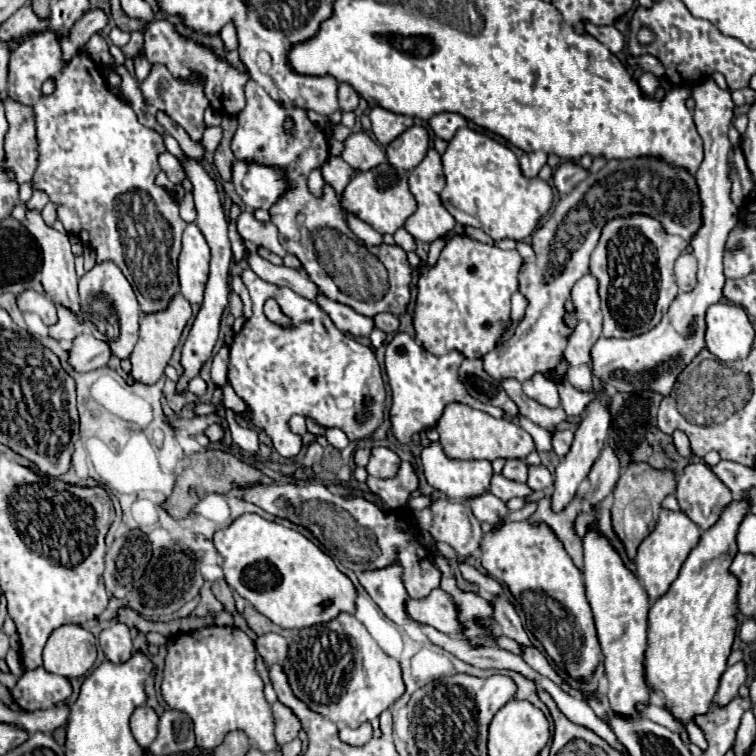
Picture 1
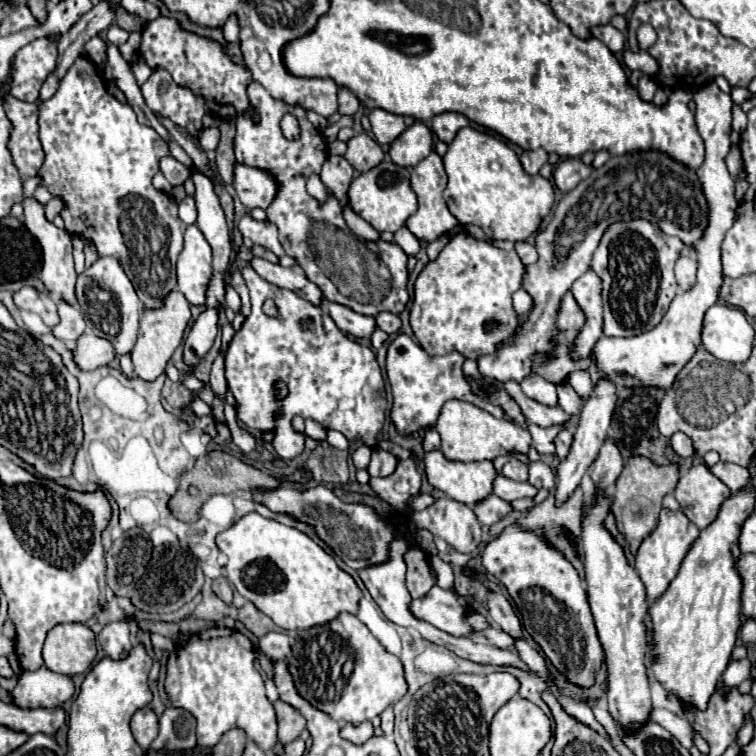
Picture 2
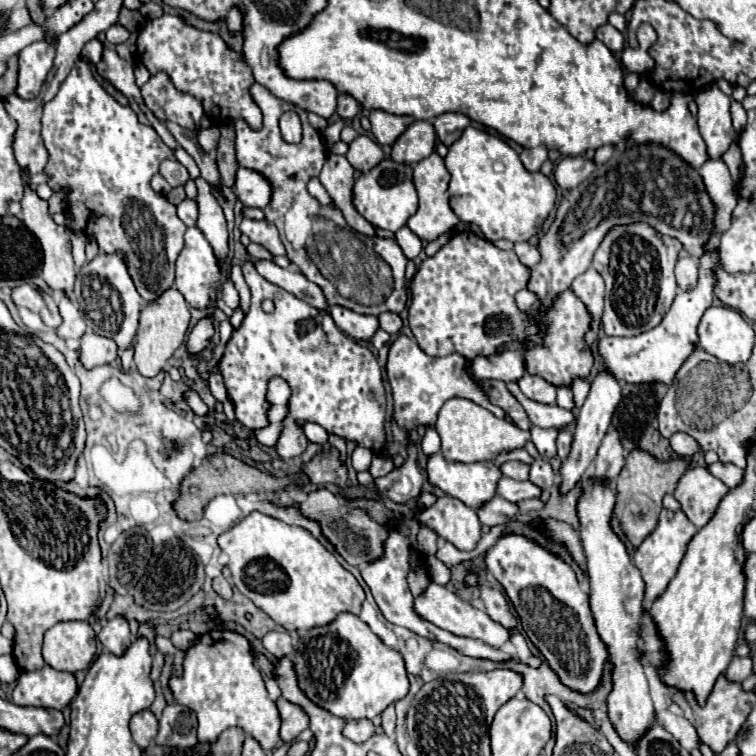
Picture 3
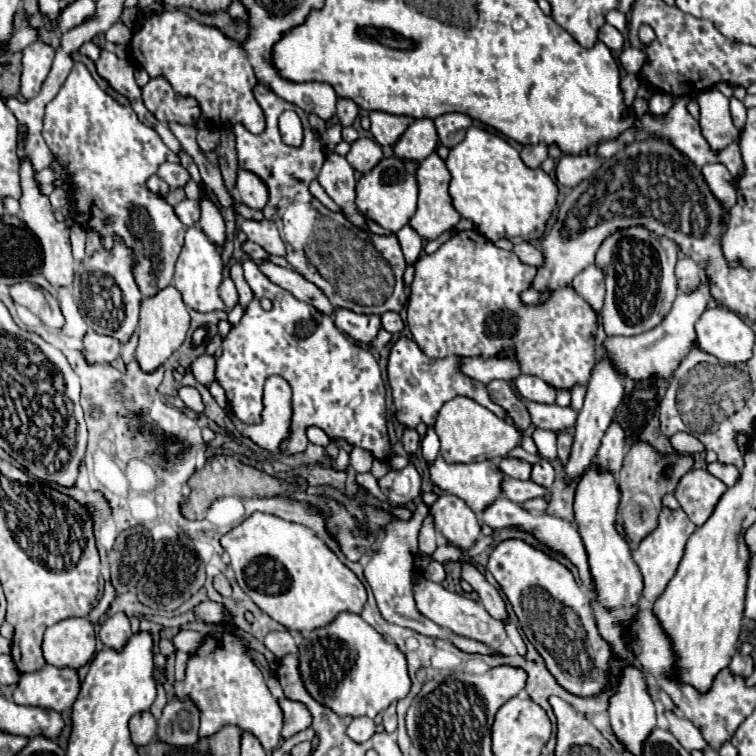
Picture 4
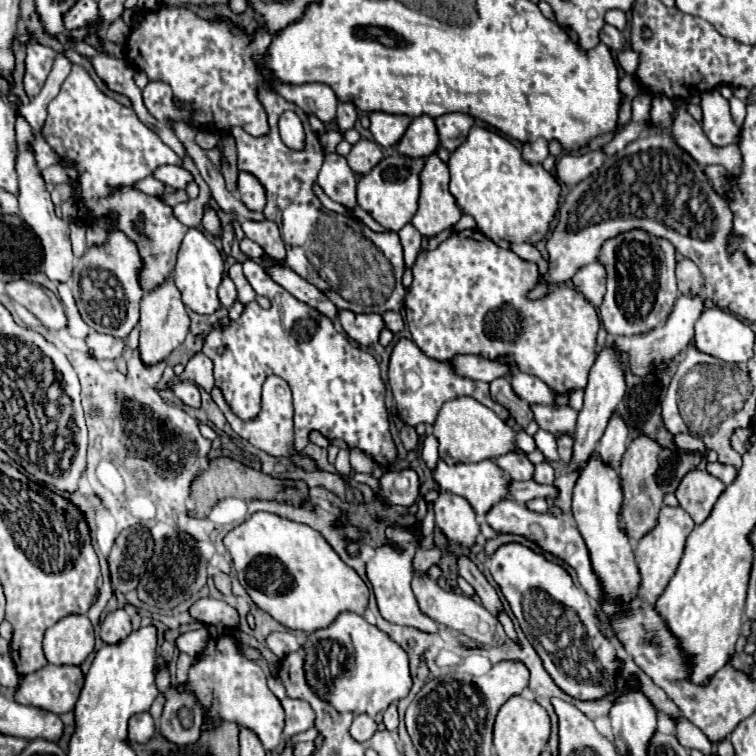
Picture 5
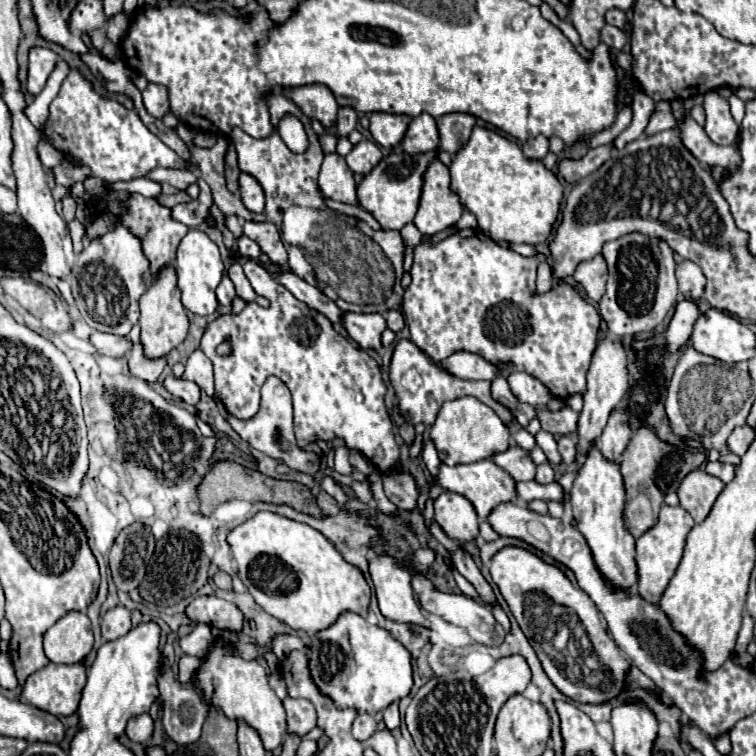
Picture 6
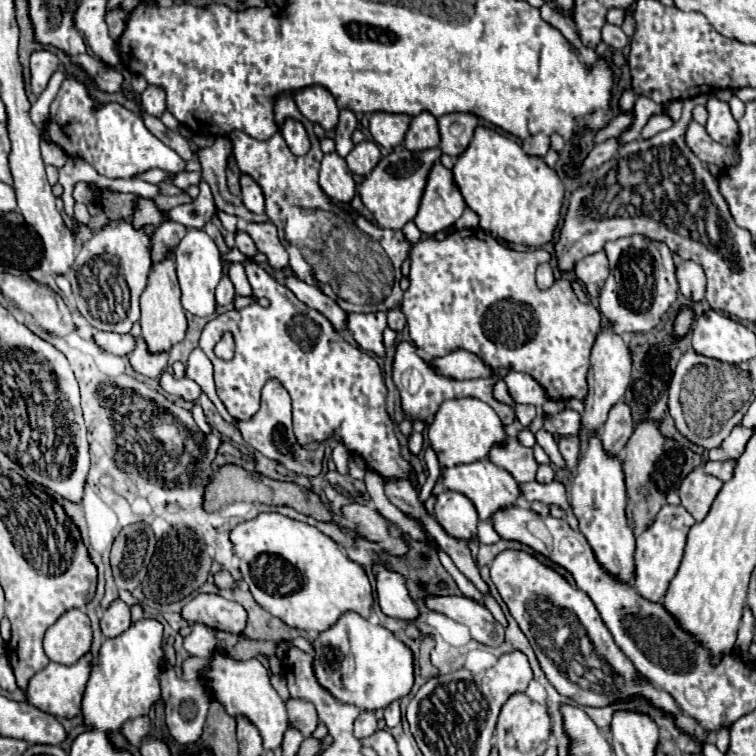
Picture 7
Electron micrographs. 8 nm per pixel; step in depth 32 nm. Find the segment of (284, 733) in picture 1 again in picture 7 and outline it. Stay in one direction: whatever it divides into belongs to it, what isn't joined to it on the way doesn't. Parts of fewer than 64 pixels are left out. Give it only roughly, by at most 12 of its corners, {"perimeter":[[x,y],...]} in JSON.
{"perimeter":[[286,700],[290,726],[308,738],[318,726],[308,700]]}

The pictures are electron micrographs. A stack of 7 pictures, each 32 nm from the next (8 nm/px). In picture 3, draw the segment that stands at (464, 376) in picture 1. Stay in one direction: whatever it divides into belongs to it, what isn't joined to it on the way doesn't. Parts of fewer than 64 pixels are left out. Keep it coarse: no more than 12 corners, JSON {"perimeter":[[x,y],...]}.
{"perimeter":[[480,380],[472,382],[482,388],[492,404],[514,420],[518,428],[528,430],[524,408],[506,390],[500,380]]}

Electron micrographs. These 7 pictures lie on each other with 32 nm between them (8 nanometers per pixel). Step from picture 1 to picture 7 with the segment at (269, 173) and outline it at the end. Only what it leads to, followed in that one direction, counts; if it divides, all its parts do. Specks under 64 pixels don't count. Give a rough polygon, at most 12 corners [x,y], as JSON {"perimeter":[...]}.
{"perimeter":[[242,174],[244,206],[254,214],[264,212],[262,188]]}

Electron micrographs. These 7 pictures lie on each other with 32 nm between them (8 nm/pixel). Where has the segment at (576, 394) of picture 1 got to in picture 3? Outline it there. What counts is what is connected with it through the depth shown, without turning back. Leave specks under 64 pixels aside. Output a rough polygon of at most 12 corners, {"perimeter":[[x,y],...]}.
{"perimeter":[[558,386],[558,406],[578,412],[570,386]]}

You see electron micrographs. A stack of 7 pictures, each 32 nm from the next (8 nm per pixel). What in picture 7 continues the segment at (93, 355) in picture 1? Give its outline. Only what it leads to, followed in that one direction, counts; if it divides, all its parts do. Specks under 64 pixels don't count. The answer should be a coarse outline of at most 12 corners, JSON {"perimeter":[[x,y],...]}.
{"perimeter":[[96,332],[94,342],[108,354],[134,350],[130,334]]}

